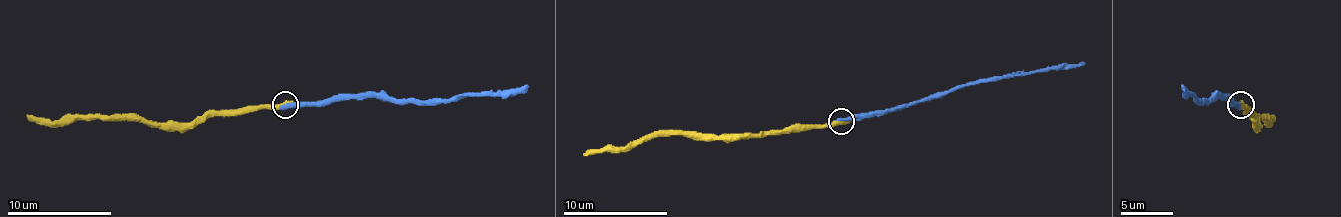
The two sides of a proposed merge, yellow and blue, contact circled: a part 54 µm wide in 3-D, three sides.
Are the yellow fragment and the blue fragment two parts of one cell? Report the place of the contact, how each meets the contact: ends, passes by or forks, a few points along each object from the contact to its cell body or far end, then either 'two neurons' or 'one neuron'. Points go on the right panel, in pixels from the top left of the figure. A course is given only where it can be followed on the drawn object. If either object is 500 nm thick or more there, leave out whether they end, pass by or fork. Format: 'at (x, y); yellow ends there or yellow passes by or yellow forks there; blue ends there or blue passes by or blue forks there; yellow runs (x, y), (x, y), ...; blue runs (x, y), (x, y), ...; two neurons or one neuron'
at (1240, 105); yellow runs (1240, 105), (1250, 113), (1255, 124), (1253, 121), (1255, 118), (1269, 121), (1274, 116); blue runs (1240, 105), (1229, 97), (1198, 100), (1182, 84); one neuron

